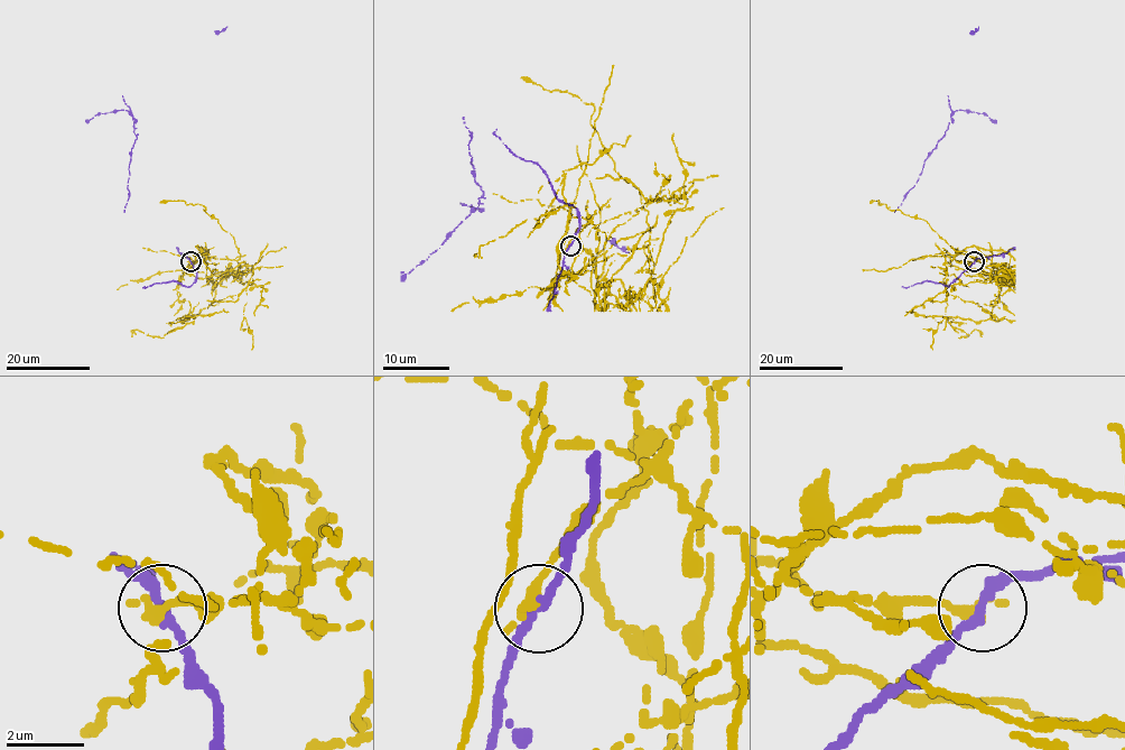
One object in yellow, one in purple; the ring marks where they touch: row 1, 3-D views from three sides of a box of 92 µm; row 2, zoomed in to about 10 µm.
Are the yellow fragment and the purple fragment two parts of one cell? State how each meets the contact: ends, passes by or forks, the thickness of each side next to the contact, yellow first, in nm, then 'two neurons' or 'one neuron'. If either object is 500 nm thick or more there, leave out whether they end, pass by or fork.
yellow ends; purple passes by; calibres 360 and 280 nm; two neurons

